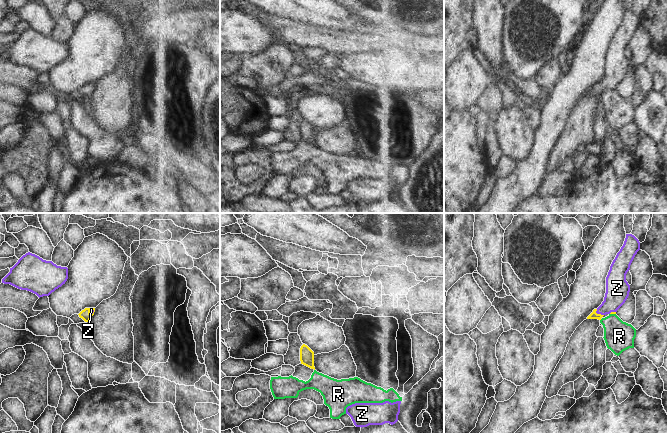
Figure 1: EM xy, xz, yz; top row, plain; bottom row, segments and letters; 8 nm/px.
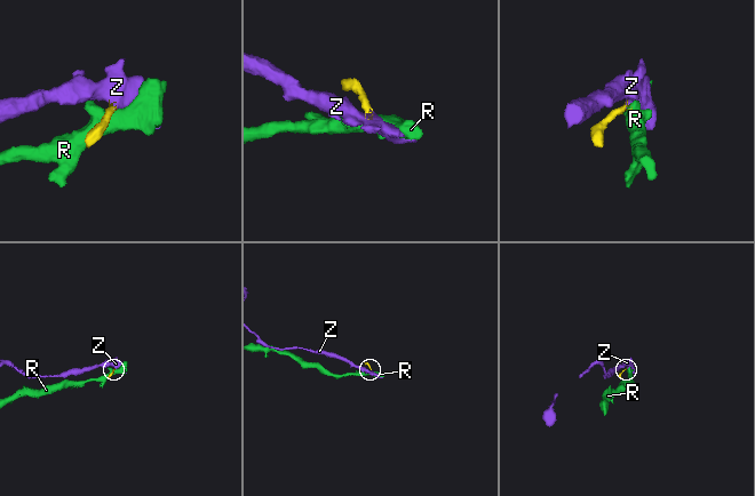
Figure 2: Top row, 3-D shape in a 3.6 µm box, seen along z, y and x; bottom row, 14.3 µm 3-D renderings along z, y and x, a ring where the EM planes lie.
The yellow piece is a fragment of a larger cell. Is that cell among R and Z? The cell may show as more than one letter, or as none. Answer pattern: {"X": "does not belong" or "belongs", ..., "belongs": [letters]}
{"R": "does not belong", "Z": "belongs", "belongs": ["Z"]}

